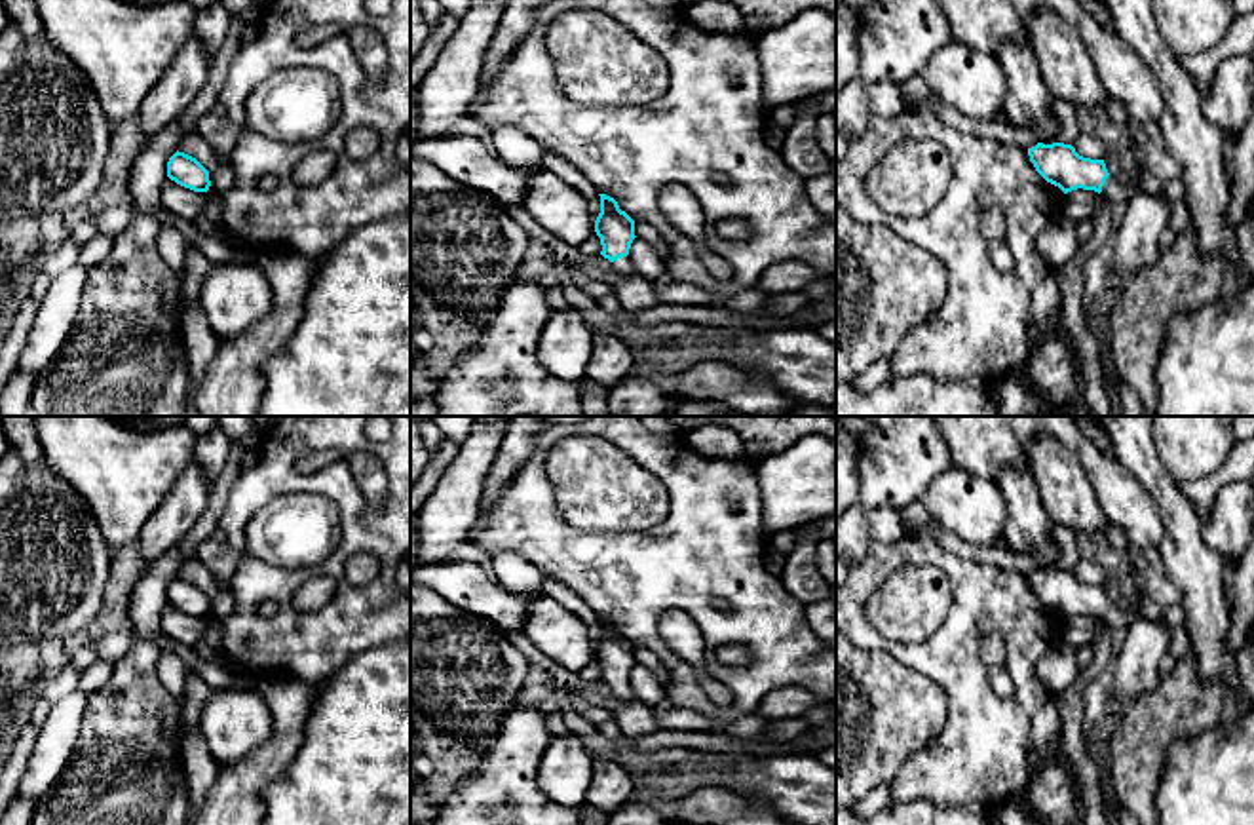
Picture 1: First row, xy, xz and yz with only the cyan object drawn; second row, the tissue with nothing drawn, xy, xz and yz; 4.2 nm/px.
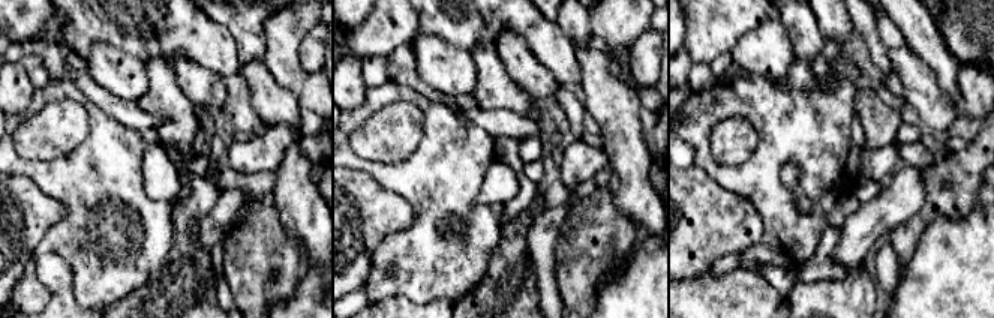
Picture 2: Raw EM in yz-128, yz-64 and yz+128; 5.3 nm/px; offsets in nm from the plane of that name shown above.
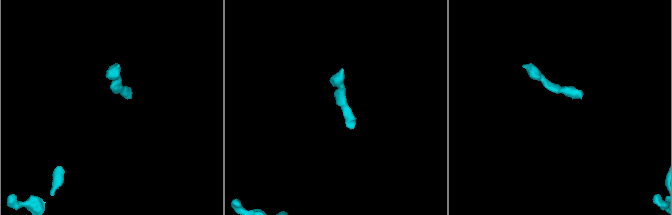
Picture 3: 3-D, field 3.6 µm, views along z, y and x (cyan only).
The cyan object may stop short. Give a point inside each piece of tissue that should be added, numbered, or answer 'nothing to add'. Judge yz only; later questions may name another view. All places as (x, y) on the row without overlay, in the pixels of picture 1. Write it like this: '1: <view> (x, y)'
1: yz (1112, 616)

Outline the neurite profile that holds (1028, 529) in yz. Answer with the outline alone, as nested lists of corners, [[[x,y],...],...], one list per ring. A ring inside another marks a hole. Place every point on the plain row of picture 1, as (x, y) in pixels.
[[[1007,468],[998,479],[1007,502],[1005,546],[1026,553],[1039,568],[1054,565],[1060,555],[1053,540],[1053,519],[1039,498],[1030,471]]]

